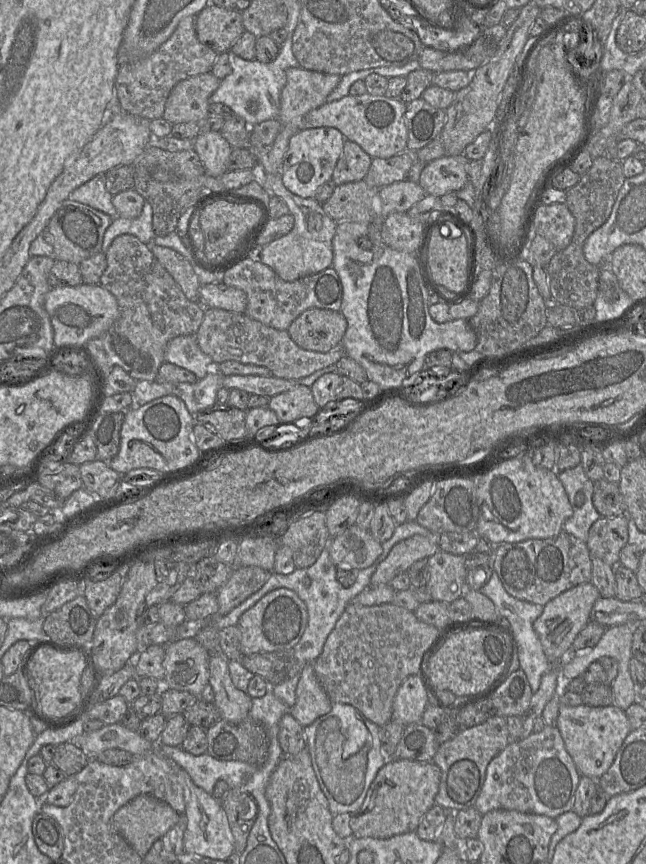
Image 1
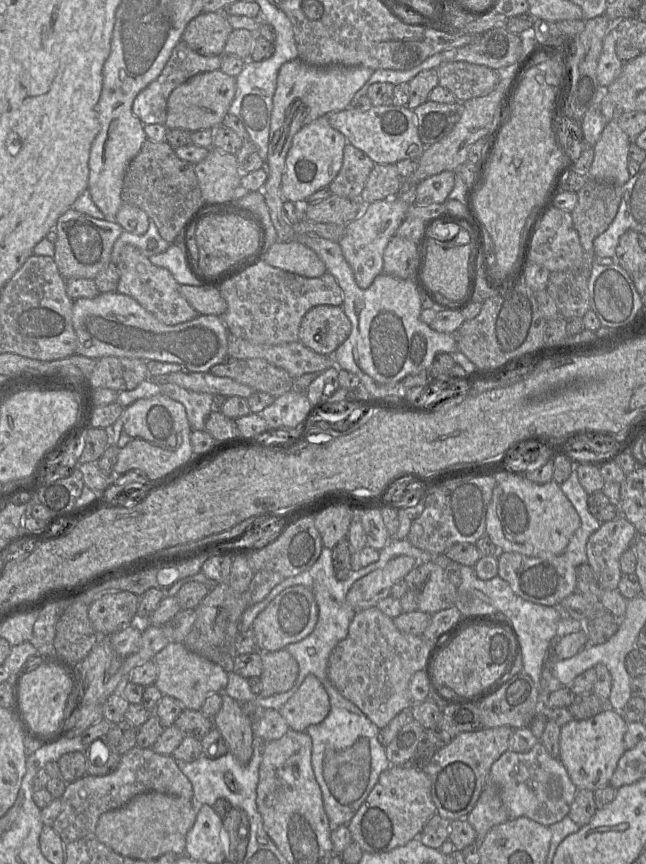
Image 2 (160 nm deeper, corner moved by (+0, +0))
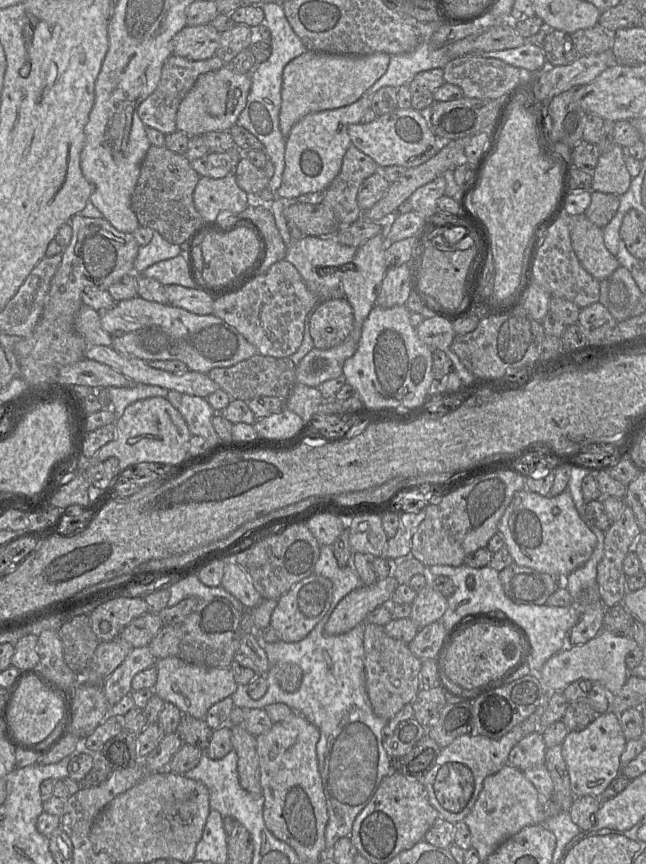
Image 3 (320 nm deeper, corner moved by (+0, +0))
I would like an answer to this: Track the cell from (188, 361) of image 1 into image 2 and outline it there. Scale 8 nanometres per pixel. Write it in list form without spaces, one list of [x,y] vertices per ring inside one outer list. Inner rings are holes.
[[[118,292],[100,293],[95,298],[78,298],[73,302],[72,314],[73,327],[78,339],[76,354],[89,358],[114,356],[156,360],[183,365],[190,372],[209,372],[214,365],[228,359],[228,329],[221,317],[216,315],[199,314],[193,320],[170,326],[157,319],[135,299]]]

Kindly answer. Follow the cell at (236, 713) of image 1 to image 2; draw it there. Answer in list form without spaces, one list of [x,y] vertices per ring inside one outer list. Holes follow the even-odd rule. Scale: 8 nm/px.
[[[220,692],[222,705],[213,718],[214,726],[220,731],[228,752],[241,763],[247,764],[253,754],[254,734],[252,719],[240,707],[240,703]]]

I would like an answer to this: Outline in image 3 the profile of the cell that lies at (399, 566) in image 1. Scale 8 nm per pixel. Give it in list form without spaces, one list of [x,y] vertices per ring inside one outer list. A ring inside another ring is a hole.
[[[393,575],[378,579],[370,586],[357,588],[346,595],[336,606],[324,631],[328,635],[341,635],[359,624],[364,624],[370,612],[383,605],[390,605],[398,582]]]

